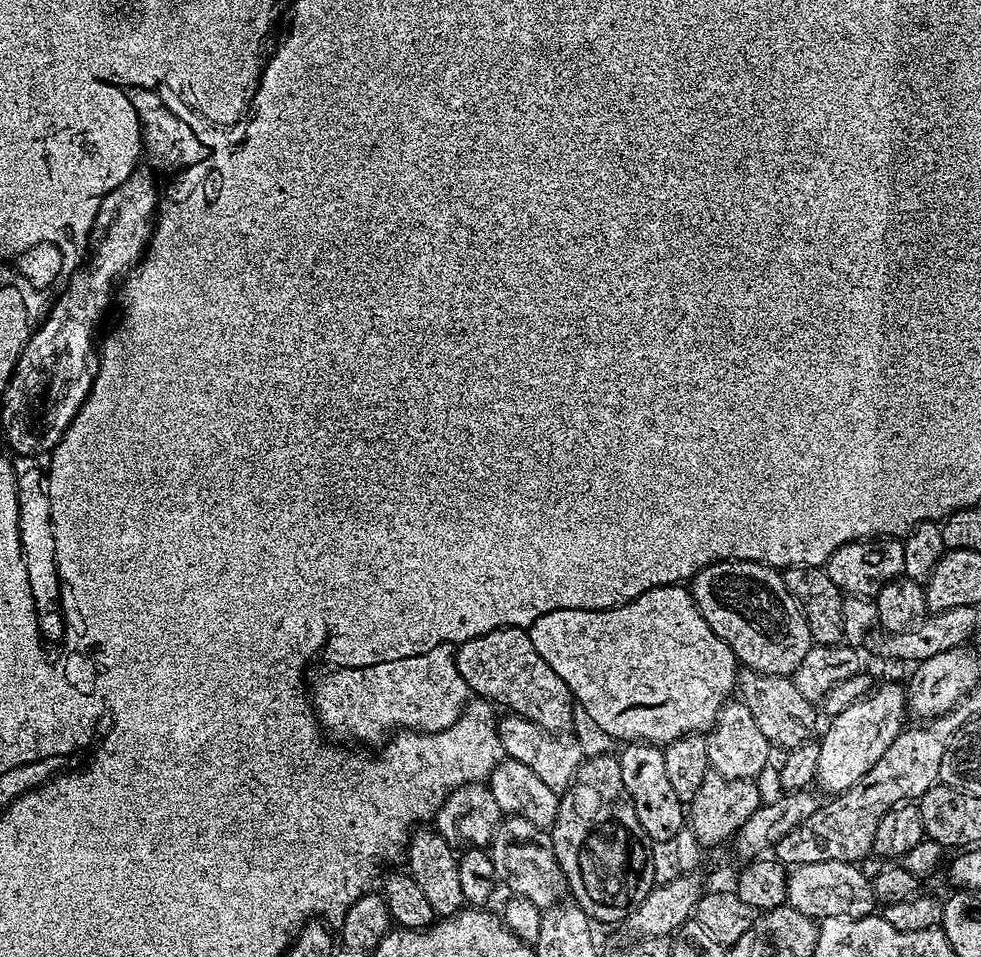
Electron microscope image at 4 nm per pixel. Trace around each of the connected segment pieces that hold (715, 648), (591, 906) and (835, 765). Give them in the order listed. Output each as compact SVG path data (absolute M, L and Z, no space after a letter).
M667 584L666 586L662 586L658 590L653 590L647 592L646 594L642 594L636 600L631 600L627 606L621 606L619 608L604 608L601 612L591 612L590 610L554 610L550 615L543 616L542 618L538 618L535 622L532 623L532 627L527 629L528 636L532 638L534 642L534 650L538 650L538 654L542 654L542 658L545 662L550 666L550 670L554 670L554 674L558 674L558 678L562 678L562 682L566 682L566 686L572 689L573 697L578 698L579 703L580 700L584 704L588 704L588 716L592 720L596 720L596 724L600 728L604 728L604 732L608 736L628 736L624 738L635 738L637 741L646 743L646 744L655 744L657 746L663 746L669 744L670 742L674 742L678 738L682 738L683 736L693 735L694 730L708 730L711 729L712 725L716 722L716 717L720 714L720 709L724 707L726 703L726 698L724 696L728 696L737 691L738 684L734 679L734 672L732 676L732 664L734 665L734 657L730 650L730 646L726 646L719 640L718 634L714 634L714 630L708 629L706 626L706 618L702 618L700 616L700 612L694 607L692 602L692 594L691 591L685 590L681 585L678 584Z
M589 755L581 764L576 772L576 779L568 786L567 792L560 796L560 805L558 806L558 818L550 829L552 845L554 846L554 854L558 858L561 870L564 871L564 879L566 881L567 891L572 892L571 899L579 906L588 916L589 920L604 924L612 924L615 920L620 922L627 921L630 913L636 912L638 906L642 906L642 902L646 902L646 894L650 894L650 890L656 884L654 876L654 865L651 861L651 848L653 841L649 840L646 830L642 830L642 822L638 822L638 814L634 810L634 802L629 798L628 791L624 785L622 778L622 770L620 769L620 761L615 755L613 756L592 756Z
M884 684L873 687L869 695L863 696L861 700L855 700L842 714L831 717L827 721L828 729L824 737L818 740L820 753L818 754L818 770L816 771L815 783L825 793L839 794L850 790L860 781L890 750L890 742L898 738L898 734L905 727L906 721L906 692L903 687L896 684Z

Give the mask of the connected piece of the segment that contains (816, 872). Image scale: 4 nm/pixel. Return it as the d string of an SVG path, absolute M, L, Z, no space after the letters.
M814 862L798 864L788 872L787 907L813 918L838 916L857 920L873 915L878 901L873 896L872 880L860 873L855 864L846 862Z

